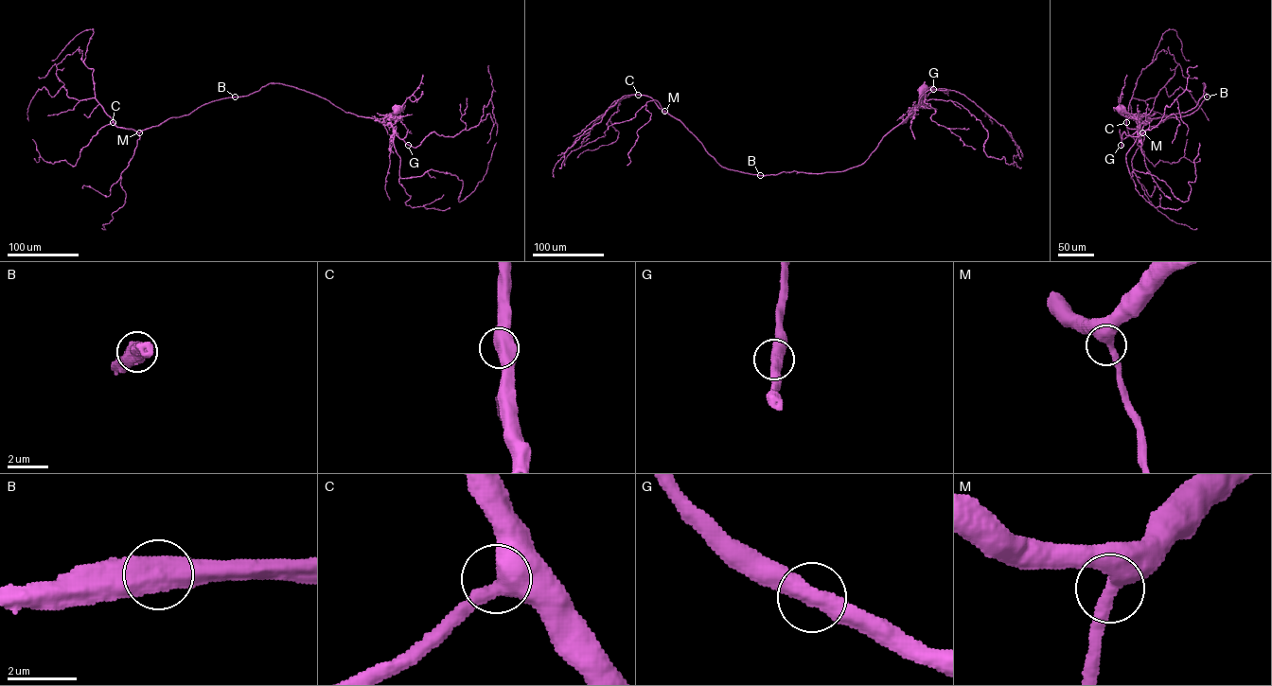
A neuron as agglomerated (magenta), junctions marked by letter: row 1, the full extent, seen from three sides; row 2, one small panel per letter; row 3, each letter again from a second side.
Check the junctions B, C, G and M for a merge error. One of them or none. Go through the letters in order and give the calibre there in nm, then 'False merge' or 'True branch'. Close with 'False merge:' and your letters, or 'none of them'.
B: Thickness 700 nm. True branch
C: Thickness 550 nm. True branch
G: Thickness 480 nm. True branch
M: Thickness 500 nm. True branch
False merge: none of them

